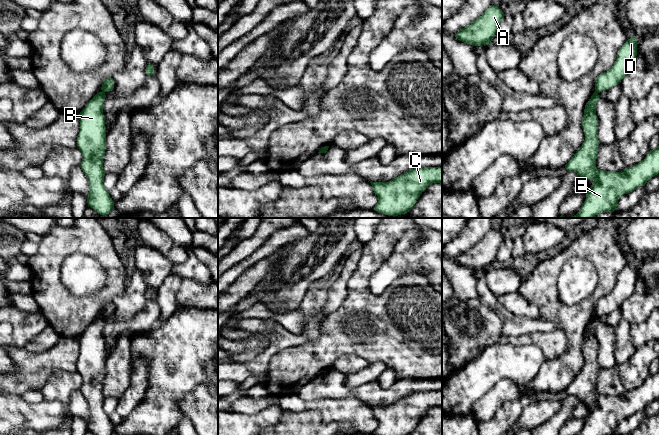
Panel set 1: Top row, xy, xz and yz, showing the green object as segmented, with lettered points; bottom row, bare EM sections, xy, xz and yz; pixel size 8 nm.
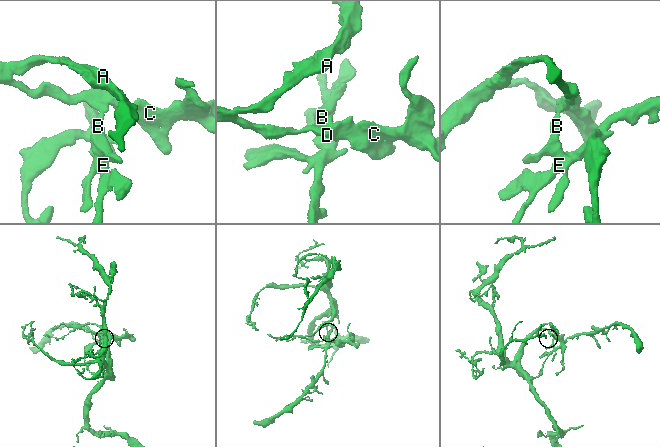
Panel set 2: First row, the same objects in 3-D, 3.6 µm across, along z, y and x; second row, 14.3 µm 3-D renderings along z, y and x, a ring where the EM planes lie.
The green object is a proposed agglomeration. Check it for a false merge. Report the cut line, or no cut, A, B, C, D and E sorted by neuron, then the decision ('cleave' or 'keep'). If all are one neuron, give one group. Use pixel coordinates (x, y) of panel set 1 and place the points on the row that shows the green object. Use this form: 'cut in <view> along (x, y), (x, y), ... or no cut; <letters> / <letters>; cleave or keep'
cut in xy along (102, 91), (104, 93); A C D / B E; cleave

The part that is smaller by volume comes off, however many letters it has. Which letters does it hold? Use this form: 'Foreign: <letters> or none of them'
Foreign: B, E

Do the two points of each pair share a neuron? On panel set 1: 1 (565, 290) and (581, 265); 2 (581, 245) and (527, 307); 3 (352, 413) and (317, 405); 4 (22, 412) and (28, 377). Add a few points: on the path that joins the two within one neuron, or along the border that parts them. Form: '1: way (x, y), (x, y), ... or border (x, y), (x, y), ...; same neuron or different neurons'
1: way (571, 284), (579, 276), (579, 271); same neuron
2: border (517, 291), (537, 307), (539, 316); different neurons
3: way (343, 411), (332, 410), (326, 407); same neuron
4: border (10, 393), (21, 396); different neurons

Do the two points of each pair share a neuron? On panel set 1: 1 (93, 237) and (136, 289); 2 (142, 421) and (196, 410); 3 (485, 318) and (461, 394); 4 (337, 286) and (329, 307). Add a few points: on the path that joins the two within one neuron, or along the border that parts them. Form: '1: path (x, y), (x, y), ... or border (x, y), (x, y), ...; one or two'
1: border (128, 277), (125, 283), (125, 290), (114, 298); two
2: border (192, 390), (178, 401), (178, 406), (186, 417); two
3: border (498, 341), (483, 347); two
4: path (337, 291), (333, 302); one

